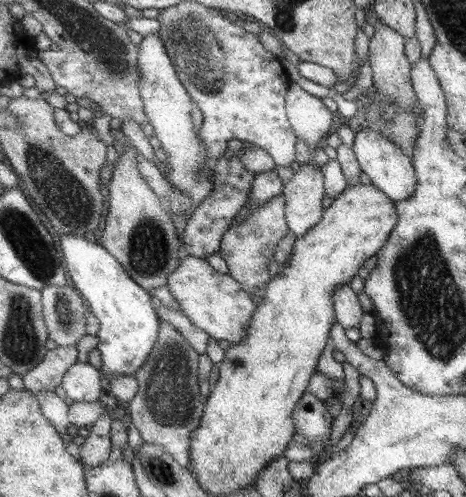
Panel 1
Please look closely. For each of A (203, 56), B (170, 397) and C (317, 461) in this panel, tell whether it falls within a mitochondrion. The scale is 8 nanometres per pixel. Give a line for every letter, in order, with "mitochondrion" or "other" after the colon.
A: mitochondrion
B: mitochondrion
C: other

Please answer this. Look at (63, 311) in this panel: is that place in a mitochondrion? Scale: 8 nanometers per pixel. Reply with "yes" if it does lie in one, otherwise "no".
yes

